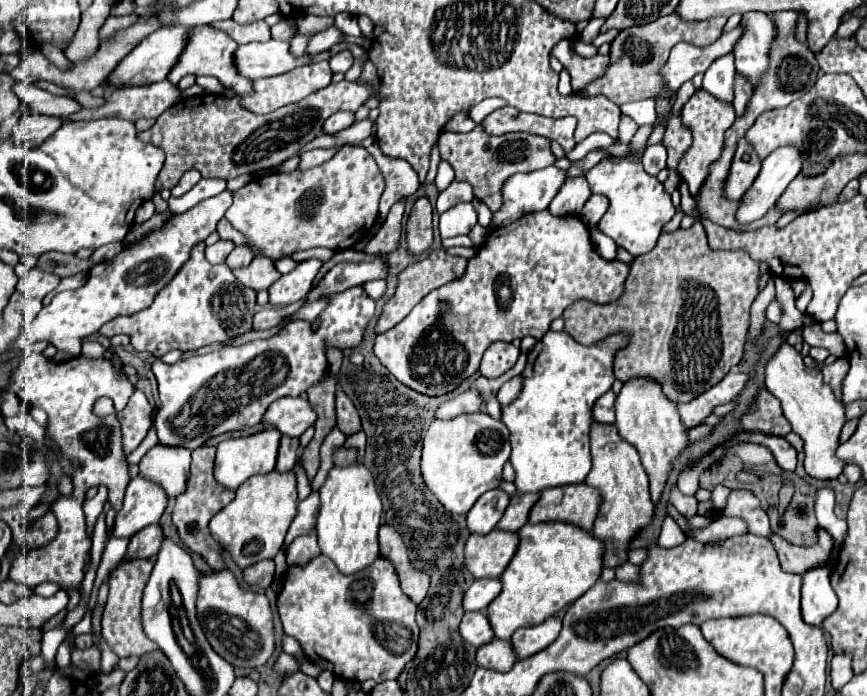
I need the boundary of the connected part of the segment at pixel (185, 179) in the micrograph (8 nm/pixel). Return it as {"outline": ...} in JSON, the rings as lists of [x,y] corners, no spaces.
{"outline":[[[195,169],[187,171],[187,173],[181,177],[181,181],[177,183],[177,187],[171,191],[171,195],[173,195],[173,197],[181,197],[181,195],[187,193],[193,185],[197,185],[199,179],[201,179],[201,173],[199,173],[199,171],[195,171]]]}

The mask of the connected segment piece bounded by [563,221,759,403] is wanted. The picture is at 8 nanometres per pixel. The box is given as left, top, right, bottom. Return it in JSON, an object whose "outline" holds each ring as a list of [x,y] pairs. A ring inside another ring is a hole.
{"outline":[[[698,221],[689,229],[679,227],[675,231],[661,231],[657,245],[641,257],[641,263],[639,257],[629,263],[629,275],[623,283],[623,295],[619,299],[603,305],[589,299],[577,299],[569,305],[563,313],[565,331],[581,345],[593,345],[609,335],[625,331],[629,335],[629,343],[615,355],[615,377],[623,383],[631,377],[657,379],[669,399],[673,403],[681,403],[715,385],[733,365],[741,361],[751,323],[749,309],[757,297],[757,261],[753,261],[745,251],[713,251],[707,243],[707,233]]]}

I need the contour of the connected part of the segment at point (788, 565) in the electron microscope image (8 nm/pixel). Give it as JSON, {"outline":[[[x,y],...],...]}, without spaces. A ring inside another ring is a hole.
{"outline":[[[821,527],[818,528],[818,534],[817,545],[811,547],[795,547],[777,533],[771,533],[767,539],[773,543],[783,571],[803,573],[807,567],[811,567],[811,563],[819,563],[819,559],[823,559],[823,555],[833,549],[833,537]]]}

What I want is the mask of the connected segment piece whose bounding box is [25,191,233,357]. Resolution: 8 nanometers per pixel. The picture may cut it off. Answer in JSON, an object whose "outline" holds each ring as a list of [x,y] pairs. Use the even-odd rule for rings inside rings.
{"outline":[[[223,191],[215,197],[209,197],[185,213],[169,219],[161,229],[149,233],[143,241],[127,245],[117,257],[93,267],[89,271],[87,285],[75,291],[63,291],[53,297],[53,301],[39,311],[33,319],[25,337],[31,341],[49,341],[59,351],[69,353],[71,357],[81,355],[81,341],[101,329],[107,321],[119,315],[133,315],[143,307],[149,307],[155,295],[169,283],[179,271],[179,267],[189,259],[189,251],[195,243],[205,241],[209,233],[215,231],[217,221],[225,215],[233,203],[233,191]]]}

